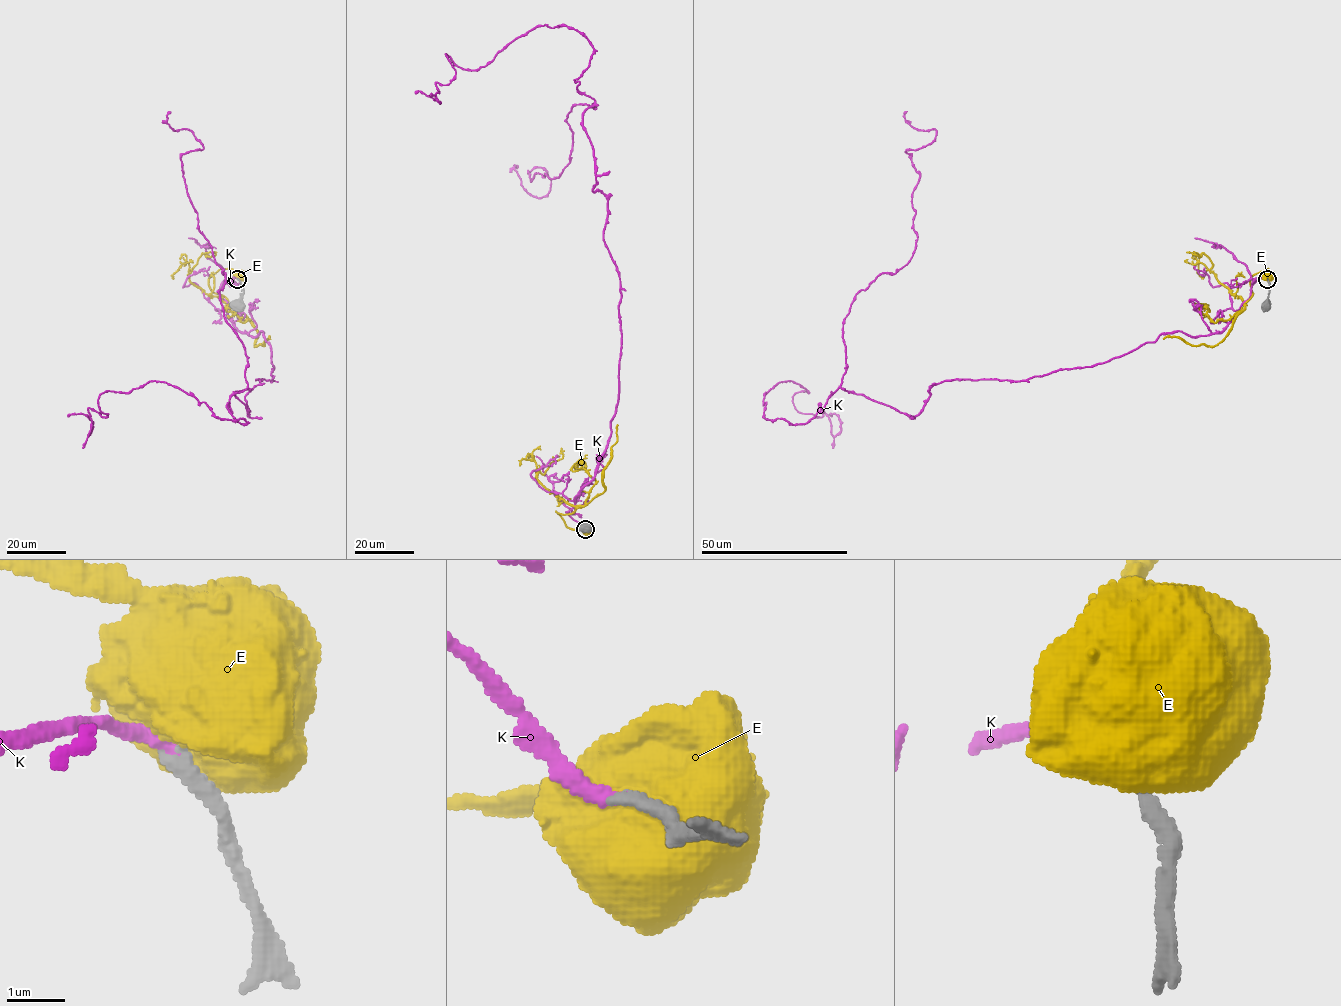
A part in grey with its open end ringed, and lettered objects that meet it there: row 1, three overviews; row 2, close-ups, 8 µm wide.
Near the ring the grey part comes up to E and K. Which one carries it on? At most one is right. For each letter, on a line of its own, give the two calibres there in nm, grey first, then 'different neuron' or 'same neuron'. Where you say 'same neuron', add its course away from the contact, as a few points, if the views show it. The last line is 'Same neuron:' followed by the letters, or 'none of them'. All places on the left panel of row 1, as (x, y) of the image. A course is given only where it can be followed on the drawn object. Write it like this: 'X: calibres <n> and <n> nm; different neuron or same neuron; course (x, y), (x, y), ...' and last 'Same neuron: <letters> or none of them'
E: calibres 320 and 1000 nm; different neuron
K: calibres 240 and 240 nm; same neuron; course (238, 279), (274, 366), (244, 424), (160, 381), (67, 417)
Same neuron: K

